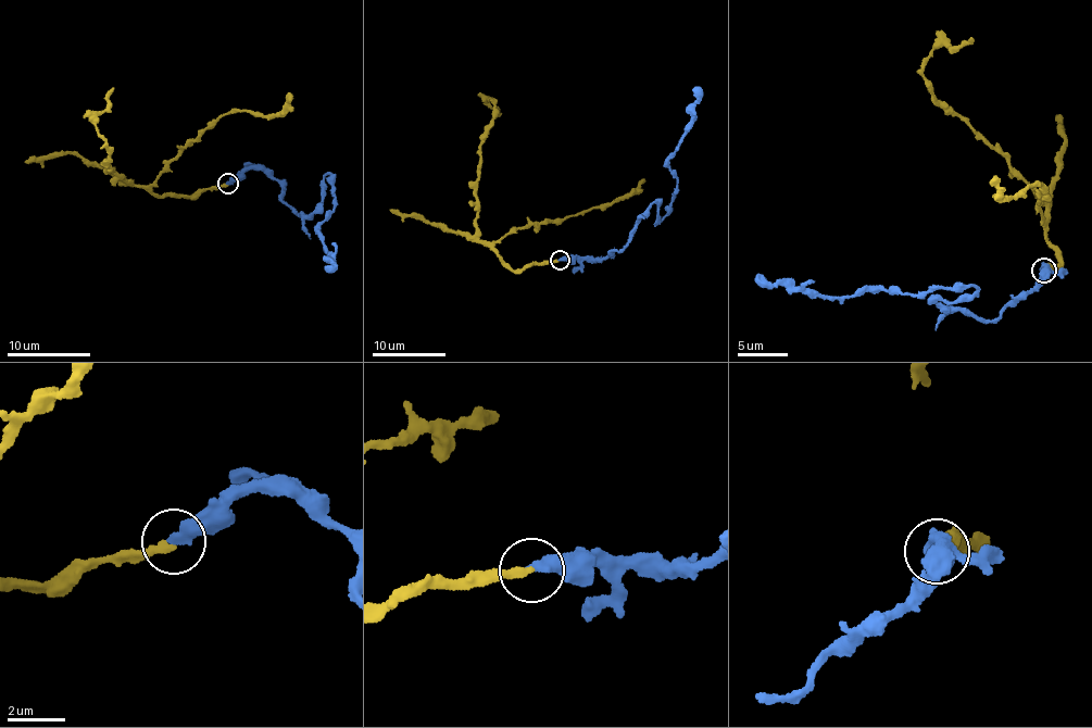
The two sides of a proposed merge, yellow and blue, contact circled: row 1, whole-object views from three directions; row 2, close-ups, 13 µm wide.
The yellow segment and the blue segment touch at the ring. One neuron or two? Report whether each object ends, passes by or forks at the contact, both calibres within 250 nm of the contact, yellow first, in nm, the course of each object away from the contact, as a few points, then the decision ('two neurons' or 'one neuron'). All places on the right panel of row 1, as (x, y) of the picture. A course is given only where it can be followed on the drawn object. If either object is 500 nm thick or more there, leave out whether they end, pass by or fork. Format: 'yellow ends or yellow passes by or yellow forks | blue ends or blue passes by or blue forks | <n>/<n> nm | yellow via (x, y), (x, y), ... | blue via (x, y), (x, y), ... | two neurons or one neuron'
yellow ends | blue ends | 280/380 nm | yellow via (1045, 272), (1061, 259), (1046, 237), (1044, 208), (1004, 158), (933, 96), (921, 73), (934, 49), (970, 39) | blue via (1045, 270), (990, 321), (936, 302), (958, 302), (975, 287), (828, 296), (763, 284), (756, 274) | one neuron

